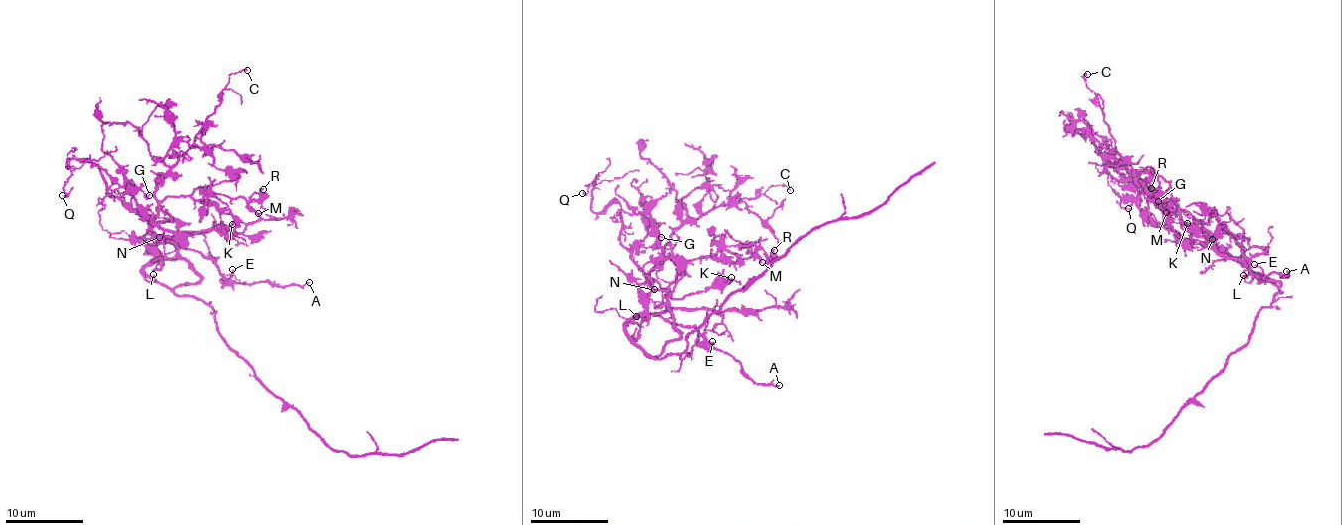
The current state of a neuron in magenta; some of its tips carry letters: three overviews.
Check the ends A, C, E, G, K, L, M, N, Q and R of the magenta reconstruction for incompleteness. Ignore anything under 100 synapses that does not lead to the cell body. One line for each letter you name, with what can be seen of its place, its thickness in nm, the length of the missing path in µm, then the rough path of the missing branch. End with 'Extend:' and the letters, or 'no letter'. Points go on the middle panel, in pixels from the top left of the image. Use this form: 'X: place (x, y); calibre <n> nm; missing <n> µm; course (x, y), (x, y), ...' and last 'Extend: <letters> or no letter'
Extend: no letter

